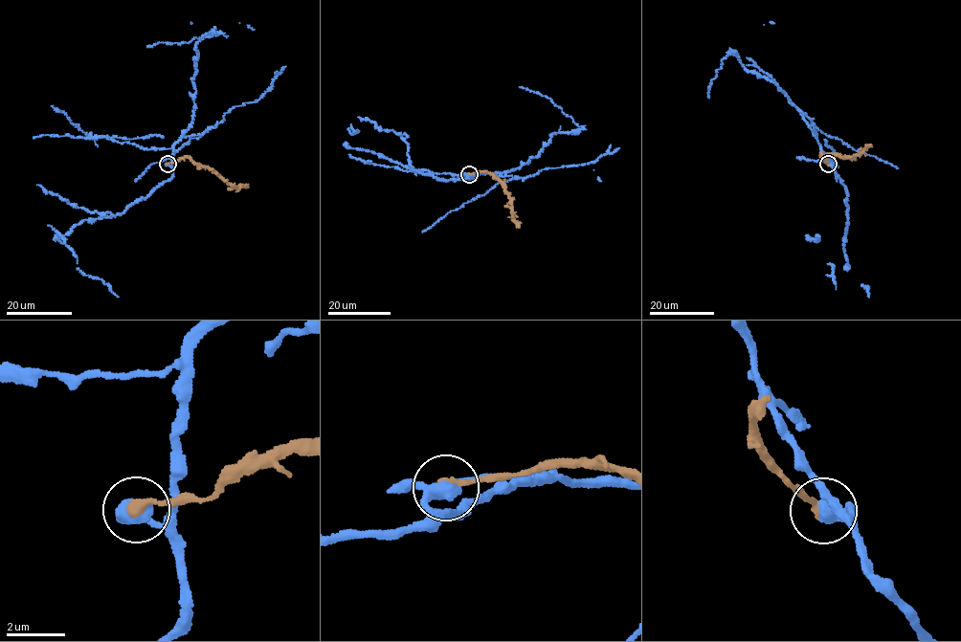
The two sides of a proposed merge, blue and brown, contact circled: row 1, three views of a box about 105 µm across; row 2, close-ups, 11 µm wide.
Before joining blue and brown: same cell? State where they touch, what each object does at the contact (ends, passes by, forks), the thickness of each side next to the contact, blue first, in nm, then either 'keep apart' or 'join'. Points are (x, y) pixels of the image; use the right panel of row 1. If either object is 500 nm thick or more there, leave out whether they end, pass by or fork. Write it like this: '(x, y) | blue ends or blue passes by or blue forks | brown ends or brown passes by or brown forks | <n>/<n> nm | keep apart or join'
(828, 164) | 600/320 nm | keep apart

